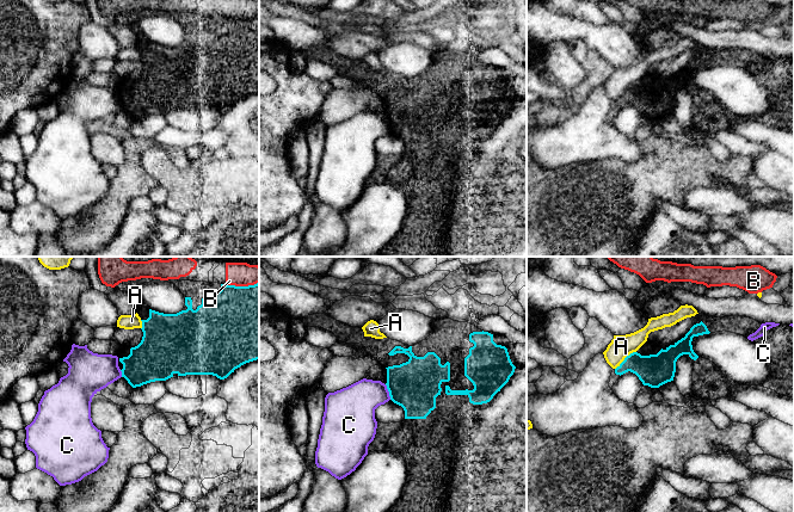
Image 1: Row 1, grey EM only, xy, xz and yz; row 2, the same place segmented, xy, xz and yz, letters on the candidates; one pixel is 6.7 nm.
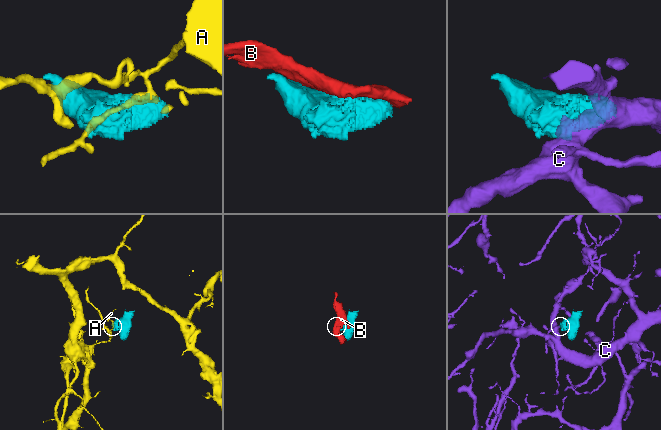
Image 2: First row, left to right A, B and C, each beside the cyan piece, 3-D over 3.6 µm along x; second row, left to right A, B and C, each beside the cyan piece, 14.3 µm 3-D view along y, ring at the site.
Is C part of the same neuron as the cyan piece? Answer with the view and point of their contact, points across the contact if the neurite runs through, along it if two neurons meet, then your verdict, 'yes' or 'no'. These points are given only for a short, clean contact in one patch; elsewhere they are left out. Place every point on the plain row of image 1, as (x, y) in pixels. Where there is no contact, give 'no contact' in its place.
contact xz (388, 123); border xz (385, 117), (391, 131); no

